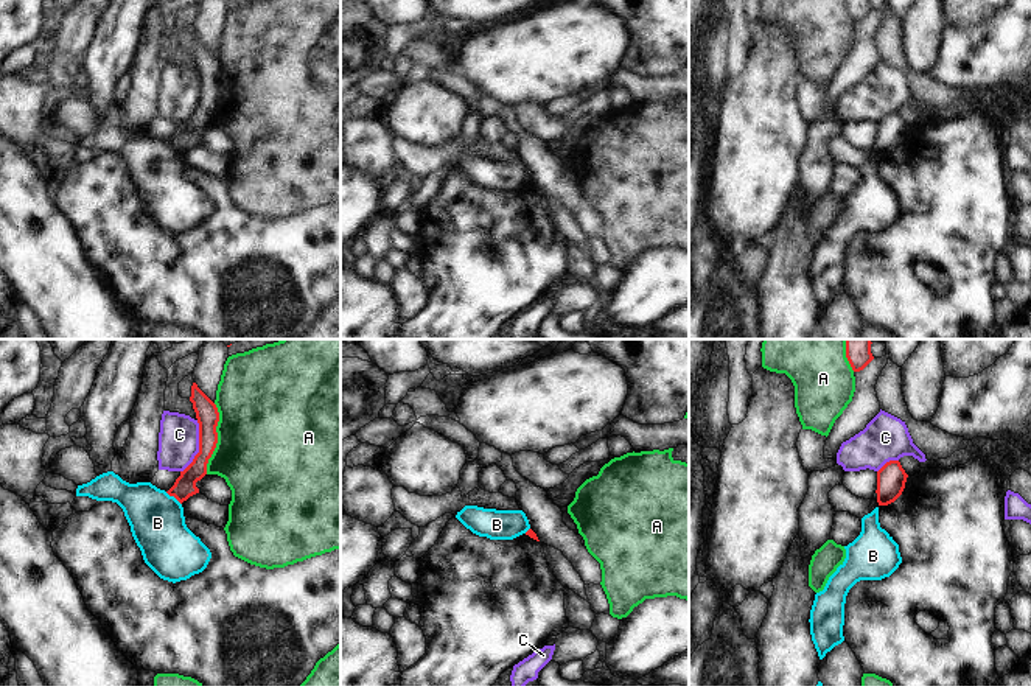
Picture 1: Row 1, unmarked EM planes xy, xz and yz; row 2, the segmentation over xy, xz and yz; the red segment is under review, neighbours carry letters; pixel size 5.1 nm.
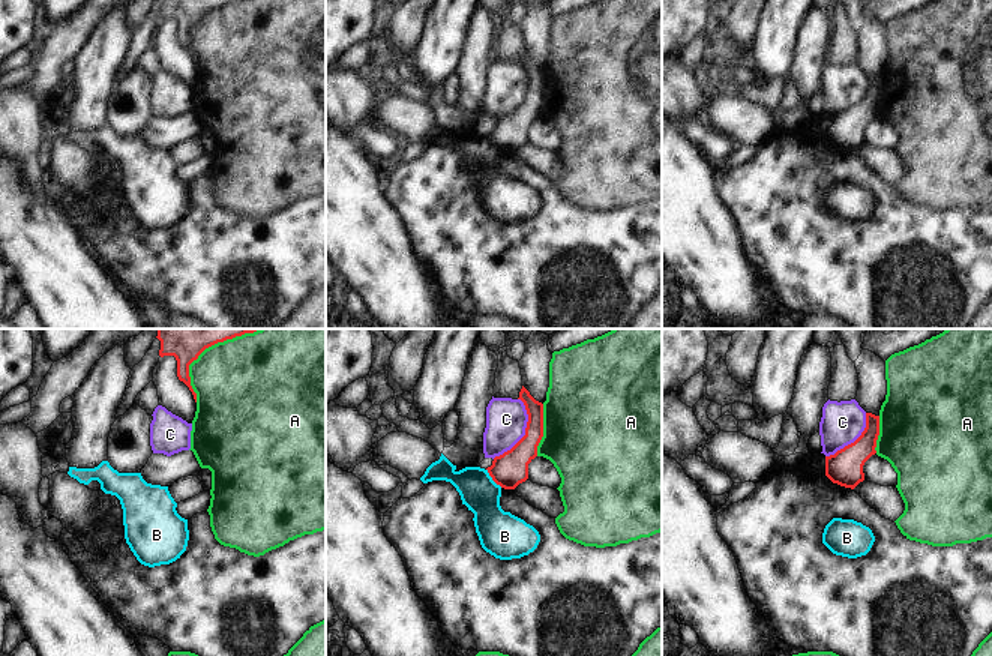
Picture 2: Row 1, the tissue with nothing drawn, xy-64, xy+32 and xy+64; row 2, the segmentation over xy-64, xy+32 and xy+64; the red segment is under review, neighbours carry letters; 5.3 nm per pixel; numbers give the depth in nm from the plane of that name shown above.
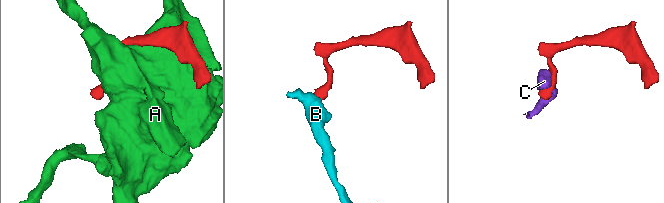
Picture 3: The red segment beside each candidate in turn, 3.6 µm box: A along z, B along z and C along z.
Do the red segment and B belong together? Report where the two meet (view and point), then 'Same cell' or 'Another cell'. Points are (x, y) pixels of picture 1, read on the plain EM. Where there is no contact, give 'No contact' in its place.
Touches red at xy (173, 146). Another cell.

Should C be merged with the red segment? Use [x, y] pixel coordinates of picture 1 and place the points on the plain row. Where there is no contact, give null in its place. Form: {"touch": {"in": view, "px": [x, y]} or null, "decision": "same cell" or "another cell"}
{"touch": {"in": "xy", "px": [199, 98]}, "decision": "another cell"}

